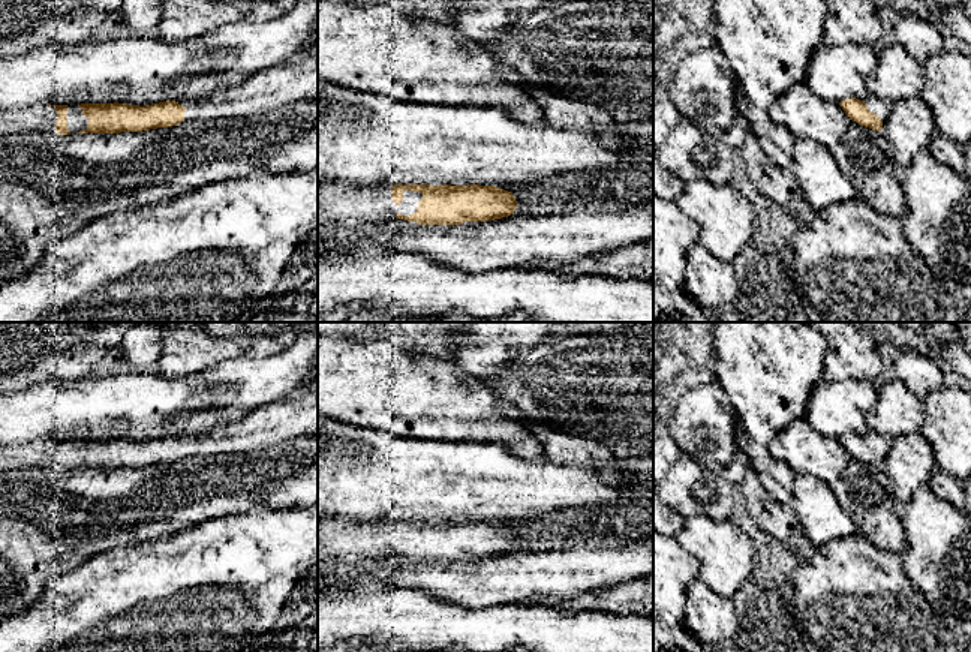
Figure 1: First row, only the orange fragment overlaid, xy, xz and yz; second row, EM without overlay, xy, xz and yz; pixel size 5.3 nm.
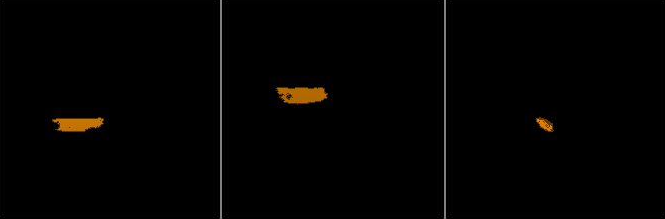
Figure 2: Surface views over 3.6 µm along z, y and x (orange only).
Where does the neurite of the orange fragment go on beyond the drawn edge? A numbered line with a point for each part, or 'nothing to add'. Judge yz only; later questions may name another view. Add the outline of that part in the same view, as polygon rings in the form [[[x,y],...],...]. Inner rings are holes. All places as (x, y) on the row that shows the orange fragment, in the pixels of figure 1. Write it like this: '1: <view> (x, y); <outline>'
1: yz (878, 107); [[[868,94],[868,97],[865,99],[865,103],[869,111],[877,114],[883,120],[883,123],[886,121],[886,118],[890,112],[889,103],[886,103],[884,100],[881,100],[880,97],[875,97],[872,94]]]

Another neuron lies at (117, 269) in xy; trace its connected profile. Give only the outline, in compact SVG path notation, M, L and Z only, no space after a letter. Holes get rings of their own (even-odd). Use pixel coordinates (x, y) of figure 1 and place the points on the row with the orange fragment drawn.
M318 165L310 171L252 171L244 177L207 184L166 204L142 204L115 211L88 223L78 234L52 244L33 267L16 280L0 285L0 322L232 322L273 295L295 249L318 232Z

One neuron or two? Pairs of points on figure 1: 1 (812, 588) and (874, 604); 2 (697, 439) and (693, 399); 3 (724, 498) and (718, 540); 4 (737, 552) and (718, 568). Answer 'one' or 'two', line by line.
1: one
2: one
3: two
4: one

